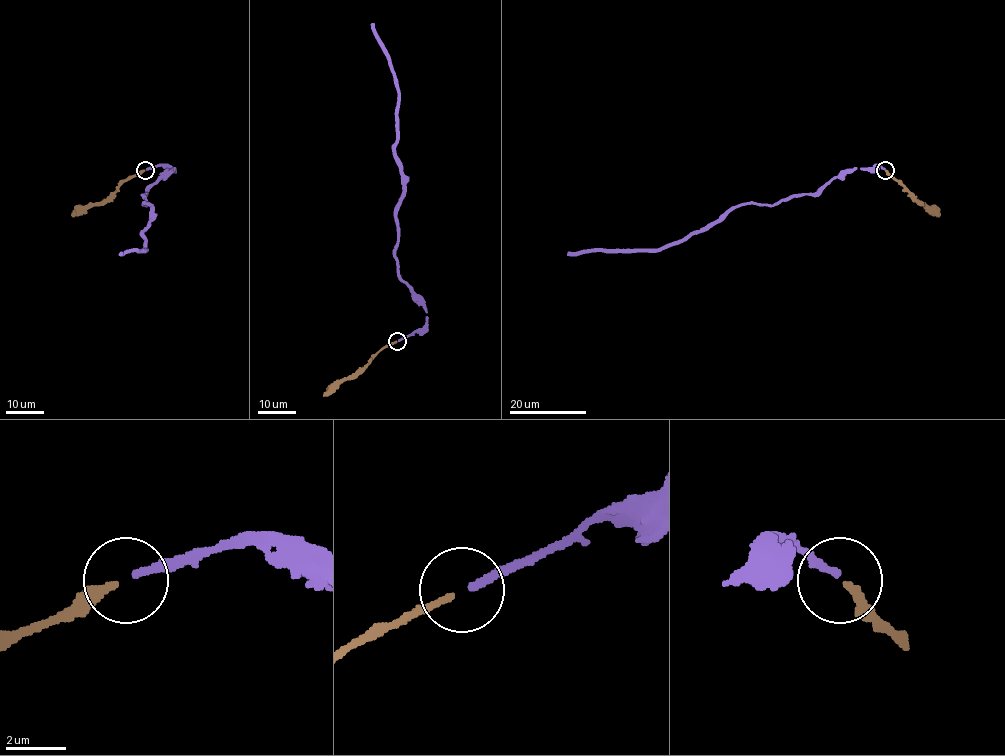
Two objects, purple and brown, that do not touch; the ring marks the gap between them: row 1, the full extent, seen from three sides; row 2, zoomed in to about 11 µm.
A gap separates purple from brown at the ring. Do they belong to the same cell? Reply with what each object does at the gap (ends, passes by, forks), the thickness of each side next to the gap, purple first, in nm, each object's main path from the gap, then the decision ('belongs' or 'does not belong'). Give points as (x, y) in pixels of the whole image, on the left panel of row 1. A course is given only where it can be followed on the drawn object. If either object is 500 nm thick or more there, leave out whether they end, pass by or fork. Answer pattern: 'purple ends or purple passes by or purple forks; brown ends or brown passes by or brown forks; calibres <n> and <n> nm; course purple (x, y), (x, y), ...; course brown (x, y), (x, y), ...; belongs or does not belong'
purple ends; brown ends; calibres 240 and 200 nm; course purple (146, 170), (161, 165), (175, 169), (143, 195), (151, 207), (143, 231), (146, 250), (119, 255); course brown (144, 170), (129, 176), (109, 199), (81, 206), (71, 215); belongs

